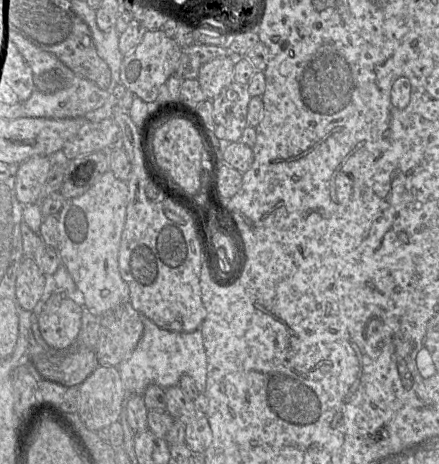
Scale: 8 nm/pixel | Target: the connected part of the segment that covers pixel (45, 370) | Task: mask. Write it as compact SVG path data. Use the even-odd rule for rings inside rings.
M76 342L75 346L64 351L58 351L58 353L32 354L29 362L37 371L40 379L50 380L65 387L79 386L99 365L95 350L86 347L76 347Z

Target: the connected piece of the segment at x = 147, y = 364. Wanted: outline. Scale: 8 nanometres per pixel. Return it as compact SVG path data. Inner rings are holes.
M142 316L143 335L137 346L117 368L129 394L142 394L149 385L163 389L177 386L182 375L188 375L195 382L199 393L207 383L207 356L200 329L193 332L174 332L160 328L150 319Z

